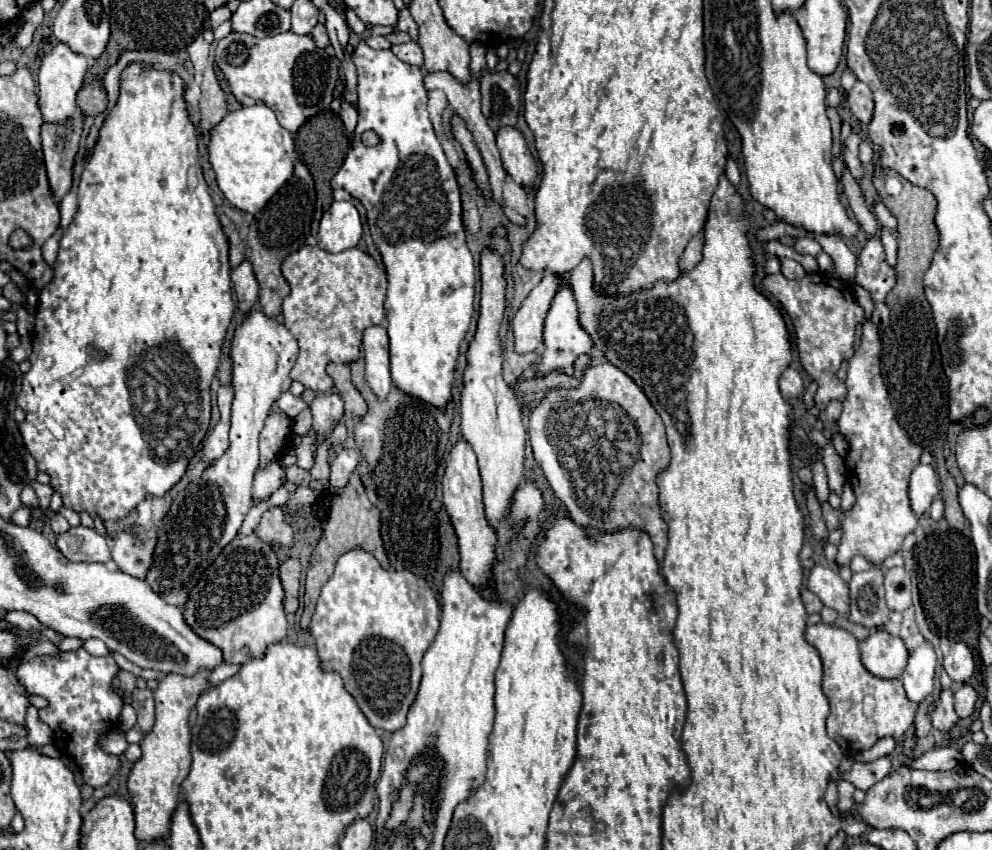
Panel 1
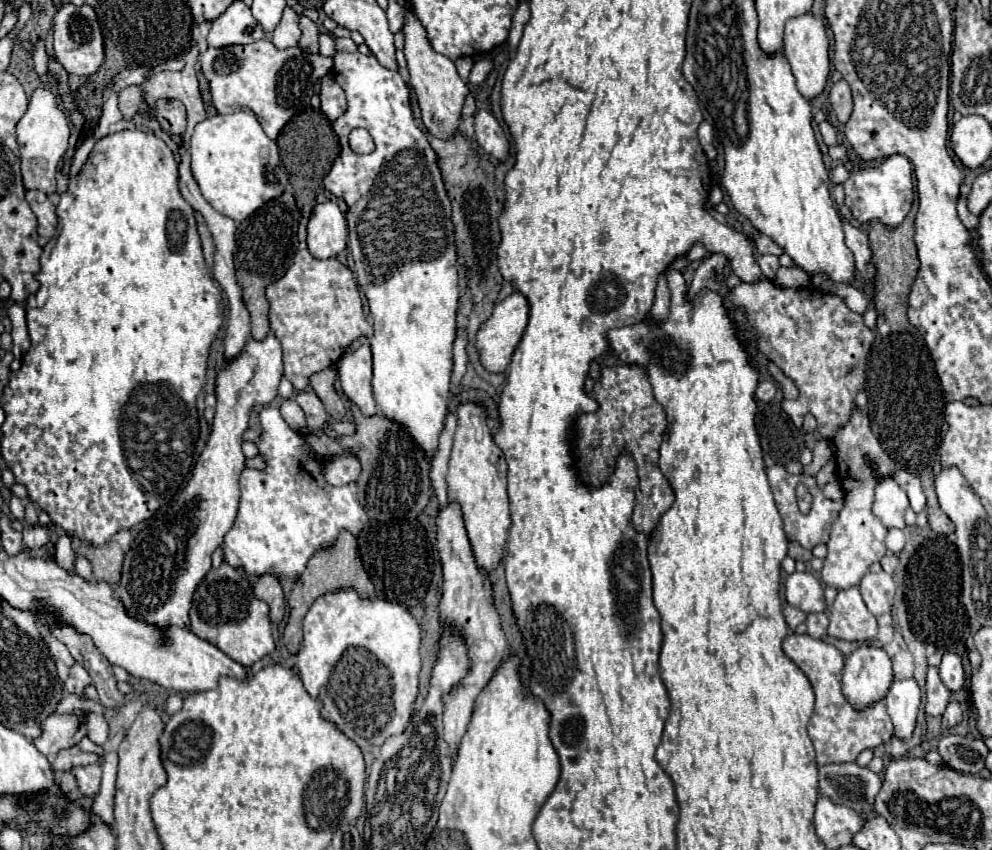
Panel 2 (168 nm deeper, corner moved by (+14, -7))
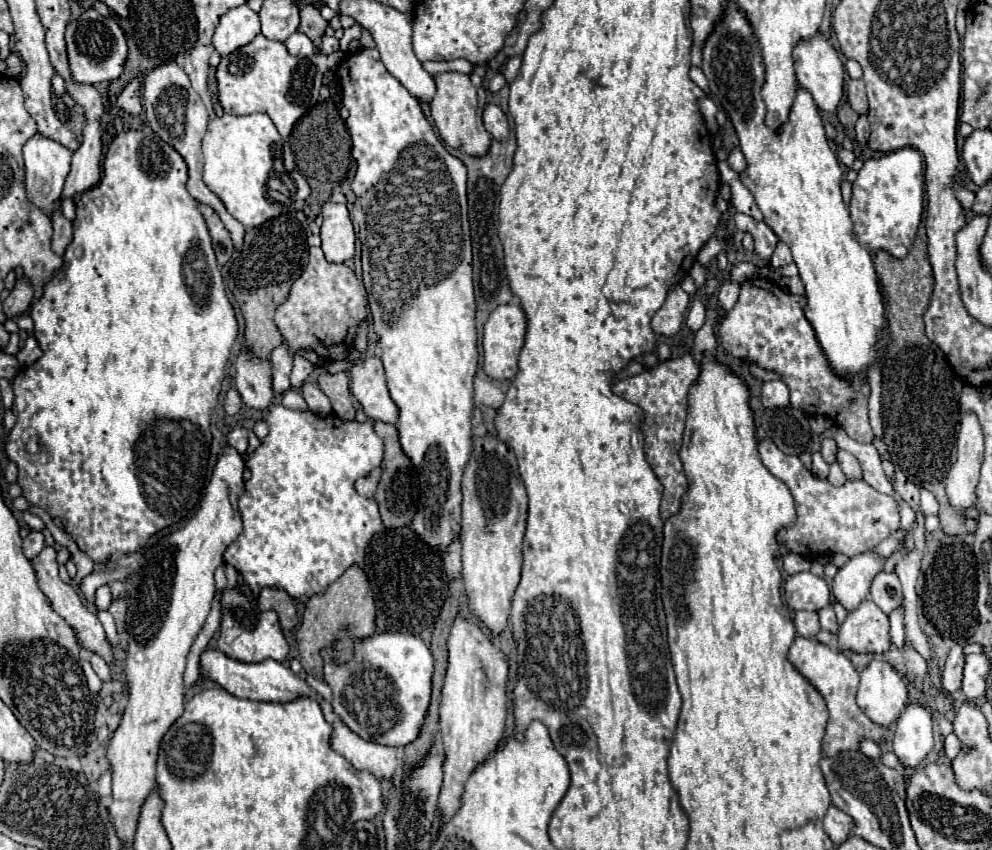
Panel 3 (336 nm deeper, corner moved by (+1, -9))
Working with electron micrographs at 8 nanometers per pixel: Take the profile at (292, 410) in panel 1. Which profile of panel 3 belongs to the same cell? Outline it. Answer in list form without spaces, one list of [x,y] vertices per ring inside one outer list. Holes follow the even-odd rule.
[[[282,404],[270,406],[266,424],[268,436],[244,460],[250,476],[238,498],[242,532],[226,548],[224,558],[238,570],[252,596],[268,586],[286,590],[298,602],[308,602],[310,596],[326,592],[350,566],[362,564],[370,538],[384,528],[376,502],[360,496],[354,488],[358,478],[368,476],[382,464],[382,440],[376,436],[372,422],[360,424],[338,416],[320,418],[310,410],[290,410]]]

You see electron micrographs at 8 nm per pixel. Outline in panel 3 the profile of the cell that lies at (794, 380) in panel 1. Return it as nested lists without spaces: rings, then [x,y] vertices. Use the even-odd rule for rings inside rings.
[[[782,380],[764,382],[760,400],[766,408],[784,408],[788,406],[788,386]]]

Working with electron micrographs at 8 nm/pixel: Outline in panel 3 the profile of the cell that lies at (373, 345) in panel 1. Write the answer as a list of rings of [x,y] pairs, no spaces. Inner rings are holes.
[[[378,356],[356,362],[350,368],[350,390],[362,404],[364,414],[370,420],[382,420],[386,424],[398,422],[398,406],[390,398],[384,378],[384,366]]]

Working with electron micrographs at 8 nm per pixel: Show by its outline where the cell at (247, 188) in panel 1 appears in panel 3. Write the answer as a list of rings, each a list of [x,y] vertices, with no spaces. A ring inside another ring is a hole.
[[[222,114],[222,116],[216,116],[214,120],[208,122],[208,132],[206,132],[204,140],[202,140],[202,152],[204,152],[204,184],[224,202],[226,210],[228,210],[240,224],[244,224],[246,228],[256,228],[256,226],[264,224],[266,220],[270,220],[270,218],[282,214],[284,206],[288,206],[288,204],[290,204],[290,210],[300,210],[304,198],[310,194],[310,192],[308,192],[308,182],[302,180],[302,176],[300,176],[300,180],[294,178],[292,170],[296,170],[296,164],[294,164],[292,158],[288,158],[288,156],[292,156],[292,154],[290,154],[290,148],[288,148],[288,142],[284,142],[284,140],[280,138],[280,134],[278,134],[274,122],[272,122],[270,116],[266,116],[266,114],[248,114],[248,116]],[[276,152],[278,152],[278,156],[286,158],[284,162],[286,162],[288,176],[294,178],[294,182],[296,182],[296,186],[298,186],[294,192],[290,190],[290,196],[288,196],[288,200],[284,200],[284,202],[278,200],[278,198],[272,198],[272,200],[268,198],[268,180],[270,180],[272,170],[274,170]]]

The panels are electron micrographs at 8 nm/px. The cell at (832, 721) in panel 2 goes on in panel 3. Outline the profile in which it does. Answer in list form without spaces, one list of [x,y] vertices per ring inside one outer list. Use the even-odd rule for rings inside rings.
[[[796,636],[790,650],[788,650],[788,660],[790,664],[804,676],[810,680],[810,684],[822,694],[830,718],[826,724],[826,734],[822,740],[822,750],[826,756],[834,756],[840,750],[858,750],[858,744],[862,738],[870,738],[874,742],[880,742],[886,732],[890,728],[882,728],[878,724],[874,724],[856,704],[856,690],[858,690],[858,672],[852,666],[852,662],[842,654],[842,652],[834,652],[828,646],[820,644],[814,638],[804,638],[804,636]]]

